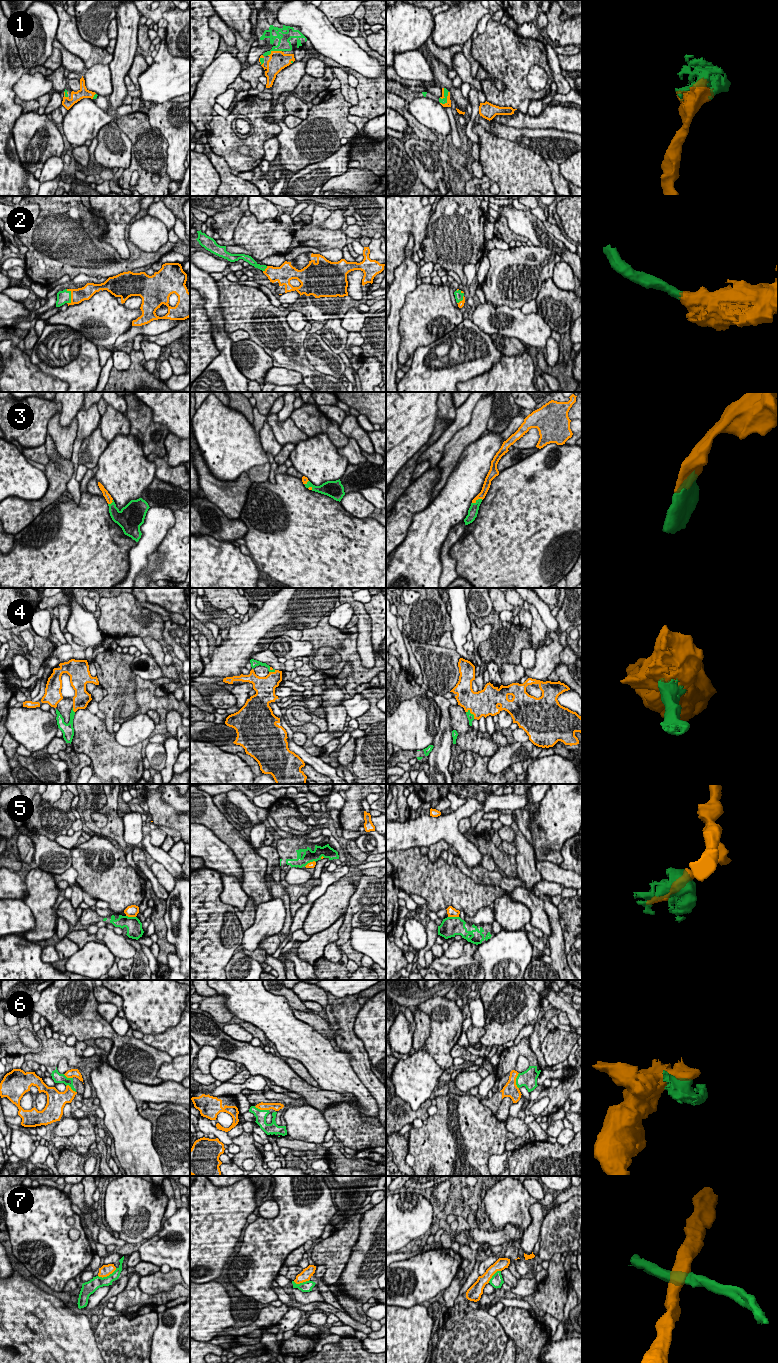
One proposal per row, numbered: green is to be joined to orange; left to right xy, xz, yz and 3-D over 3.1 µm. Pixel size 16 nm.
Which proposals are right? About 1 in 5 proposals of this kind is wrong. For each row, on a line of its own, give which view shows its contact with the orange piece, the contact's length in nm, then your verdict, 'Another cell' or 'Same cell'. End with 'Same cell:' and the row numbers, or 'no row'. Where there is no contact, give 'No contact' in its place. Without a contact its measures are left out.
1: Touches orange in yz. Shared border 280 nm. Same cell
2: Touches orange in xy. Shared border 240 nm. Same cell
3: Touches orange in yz. Shared border 190 nm. Same cell
4: Touches orange in yz. Shared border 190 nm. Same cell
5: Touches orange in yz. Shared border 180 nm. Another cell
6: Touches orange in yz. Shared border 260 nm. Another cell
7: Touches orange in xy. Shared border 340 nm. Another cell
Same cell: 1, 2, 3, 4

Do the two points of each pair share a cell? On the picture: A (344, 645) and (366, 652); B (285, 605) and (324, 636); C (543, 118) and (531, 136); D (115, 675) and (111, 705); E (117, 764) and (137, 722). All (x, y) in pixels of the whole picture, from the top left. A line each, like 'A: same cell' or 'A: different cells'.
A: different cells
B: different cells
C: different cells
D: same cell
E: different cells

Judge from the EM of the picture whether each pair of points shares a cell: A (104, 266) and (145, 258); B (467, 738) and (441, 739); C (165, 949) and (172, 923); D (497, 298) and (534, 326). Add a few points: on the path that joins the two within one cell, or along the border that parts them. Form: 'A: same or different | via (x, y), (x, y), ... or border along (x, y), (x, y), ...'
A: same | via (114, 266), (126, 265), (135, 260)
B: different | border along (449, 706), (450, 725), (453, 729)
C: different | border along (163, 918), (166, 924), (166, 939), (175, 951)
D: different | border along (486, 301), (495, 306), (507, 305), (520, 309)

